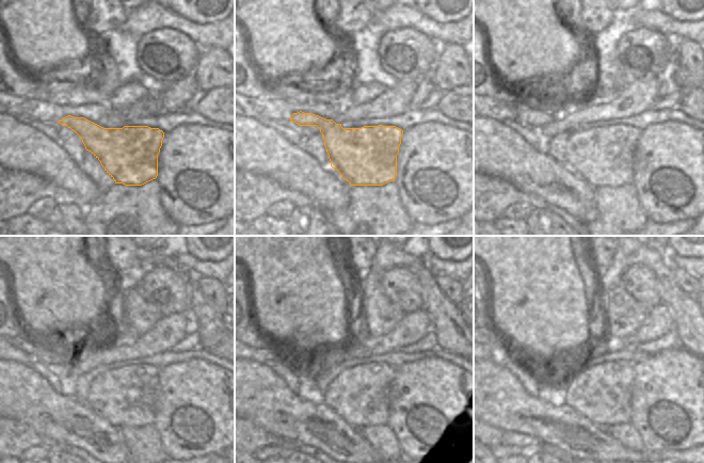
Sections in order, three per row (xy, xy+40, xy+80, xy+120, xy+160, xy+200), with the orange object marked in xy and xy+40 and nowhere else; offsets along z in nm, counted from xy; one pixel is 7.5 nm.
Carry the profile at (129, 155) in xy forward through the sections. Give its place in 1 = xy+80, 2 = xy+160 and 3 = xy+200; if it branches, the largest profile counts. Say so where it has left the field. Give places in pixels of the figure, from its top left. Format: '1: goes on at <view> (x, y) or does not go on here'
1: goes on at xy+80 (603, 157)
2: goes on at xy+160 (361, 396)
3: goes on at xy+200 (602, 393)

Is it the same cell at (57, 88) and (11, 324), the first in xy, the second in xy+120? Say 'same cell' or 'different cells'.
same cell

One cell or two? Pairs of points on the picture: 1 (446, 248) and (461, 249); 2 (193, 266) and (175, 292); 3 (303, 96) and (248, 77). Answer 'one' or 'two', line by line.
1: one
2: two
3: one

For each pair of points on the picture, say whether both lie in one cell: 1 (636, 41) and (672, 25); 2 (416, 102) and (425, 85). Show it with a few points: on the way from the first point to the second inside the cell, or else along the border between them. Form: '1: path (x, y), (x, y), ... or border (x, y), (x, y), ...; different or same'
1: border (634, 27), (649, 27), (673, 38); different
2: path (418, 98), (422, 90); same

